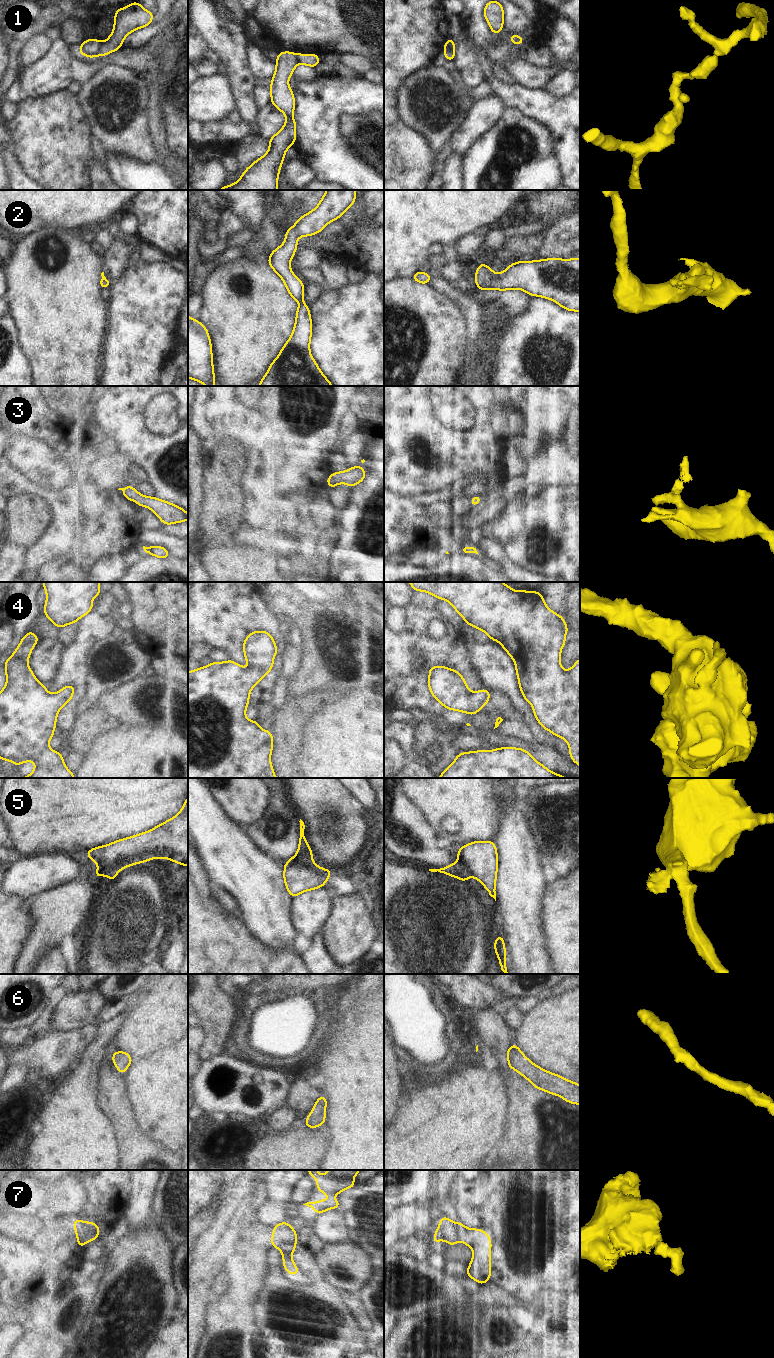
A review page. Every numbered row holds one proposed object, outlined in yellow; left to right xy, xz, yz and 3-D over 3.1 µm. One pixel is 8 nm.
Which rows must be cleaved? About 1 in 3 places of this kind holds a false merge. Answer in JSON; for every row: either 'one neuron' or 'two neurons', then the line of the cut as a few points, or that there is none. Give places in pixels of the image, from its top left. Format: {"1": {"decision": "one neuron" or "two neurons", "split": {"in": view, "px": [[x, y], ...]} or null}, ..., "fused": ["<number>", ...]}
{"1": {"decision": "two neurons", "split": {"in": "xy", "px": [[101, 44], [96, 53]]}}, "2": {"decision": "one neuron", "split": null}, "3": {"decision": "one neuron", "split": null}, "4": {"decision": "one neuron", "split": null}, "5": {"decision": "two neurons", "split": {"in": "xz", "px": [[289, 861], [313, 863]]}}, "6": {"decision": "one neuron", "split": null}, "7": {"decision": "two neurons", "split": {"in": "xy", "px": [[87, 1223], [89, 1231], [86, 1239], [88, 1241]]}}, "fused": ["1", "5", "7"]}

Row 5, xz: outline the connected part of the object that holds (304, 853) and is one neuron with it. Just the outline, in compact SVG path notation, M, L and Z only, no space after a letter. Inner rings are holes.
M300 819L300 836L299 836L299 849L296 853L295 857L289 859L289 862L307 862L307 863L314 863L311 855L313 851L310 849L309 845L307 844L304 829L305 825L304 822Z

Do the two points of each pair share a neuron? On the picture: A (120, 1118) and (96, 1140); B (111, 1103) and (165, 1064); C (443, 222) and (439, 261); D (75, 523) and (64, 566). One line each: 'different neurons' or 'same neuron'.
A: different neurons
B: different neurons
C: different neurons
D: different neurons

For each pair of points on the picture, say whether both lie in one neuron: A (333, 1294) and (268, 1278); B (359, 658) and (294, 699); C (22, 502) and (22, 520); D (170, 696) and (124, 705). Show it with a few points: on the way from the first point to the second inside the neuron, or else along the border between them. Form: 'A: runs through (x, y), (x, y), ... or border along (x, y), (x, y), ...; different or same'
A: runs through (317, 1296), (284, 1287); same
B: border along (291, 688), (303, 694); different
C: runs through (22, 506), (22, 516); same
D: runs through (161, 684), (150, 682), (136, 693); same

